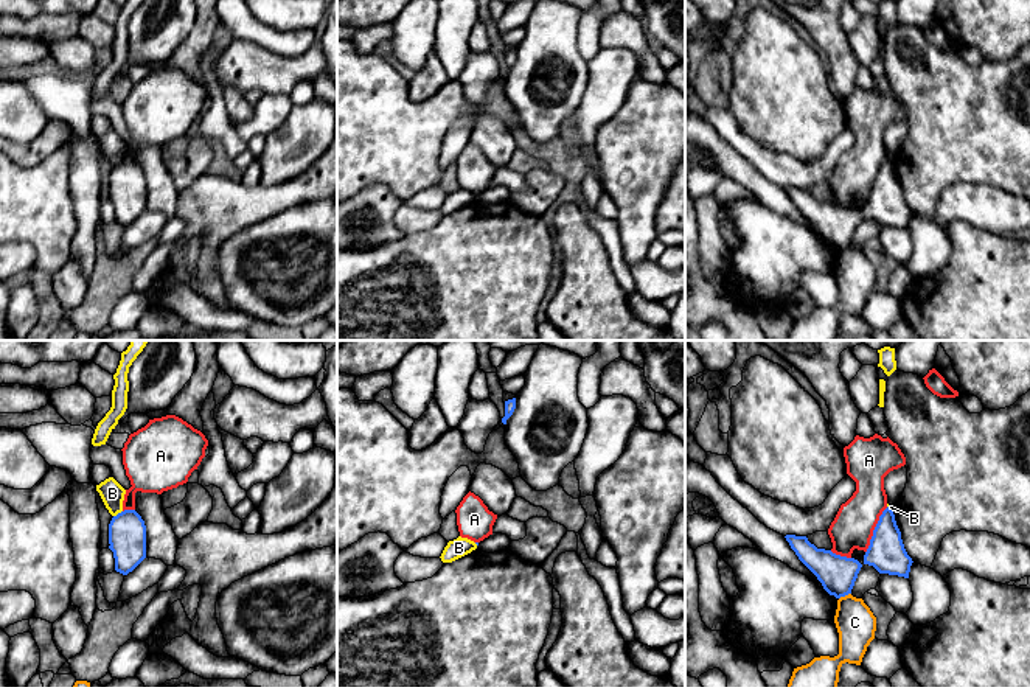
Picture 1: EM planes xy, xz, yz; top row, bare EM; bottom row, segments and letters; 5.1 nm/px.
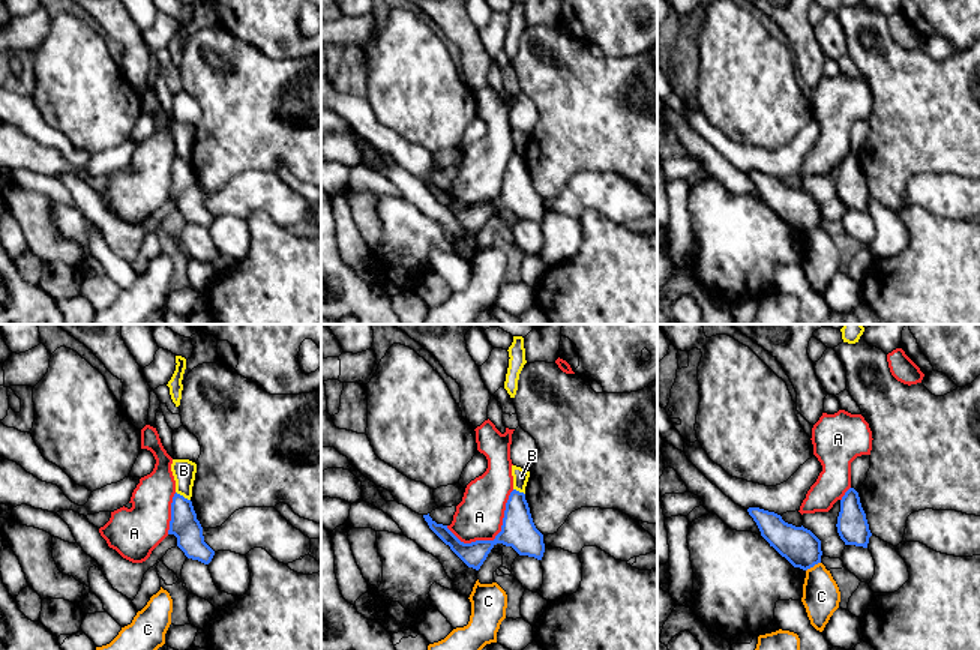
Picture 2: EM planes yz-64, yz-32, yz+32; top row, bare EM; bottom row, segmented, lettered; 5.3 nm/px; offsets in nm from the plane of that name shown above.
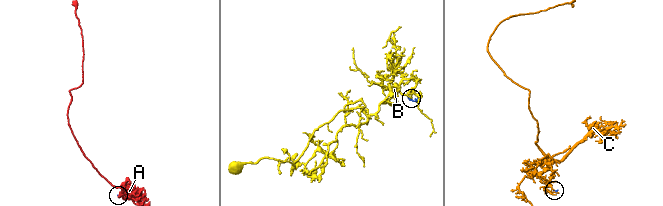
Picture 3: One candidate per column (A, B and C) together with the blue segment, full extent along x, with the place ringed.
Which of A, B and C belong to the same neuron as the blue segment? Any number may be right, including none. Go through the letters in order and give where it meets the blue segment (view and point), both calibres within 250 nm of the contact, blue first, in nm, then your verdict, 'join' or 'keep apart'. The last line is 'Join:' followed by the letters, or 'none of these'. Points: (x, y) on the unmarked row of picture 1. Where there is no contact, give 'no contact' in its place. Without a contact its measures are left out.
A: yz (873, 182) | 190/220 nm | keep apart
B: xy (118, 165) | 190/120 nm | keep apart
C: yz (844, 247) | 190/200 nm | keep apart
Join: none of these

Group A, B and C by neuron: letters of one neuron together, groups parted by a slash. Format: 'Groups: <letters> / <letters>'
Groups: A / B / C

